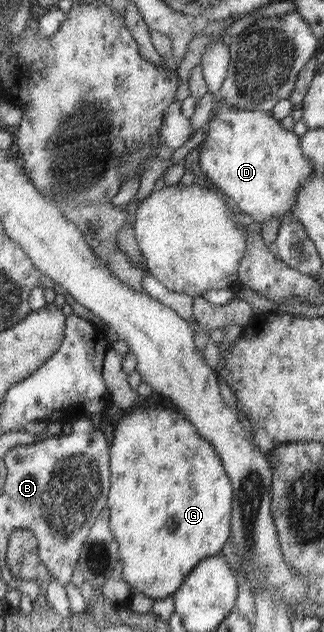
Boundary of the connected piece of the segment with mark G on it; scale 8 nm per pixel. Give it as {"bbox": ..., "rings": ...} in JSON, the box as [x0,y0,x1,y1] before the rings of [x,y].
{"bbox":[109,402,233,599],"rings":[[[144,402],[123,411],[115,430],[113,431],[113,493],[109,493],[109,511],[113,513],[113,533],[117,533],[117,541],[120,542],[120,556],[123,565],[123,578],[132,587],[133,592],[144,593],[153,599],[161,599],[172,596],[179,591],[181,584],[191,575],[193,568],[208,557],[219,555],[230,539],[231,514],[233,503],[233,488],[228,472],[215,447],[199,431],[196,426],[186,418],[178,409],[165,406],[156,407],[153,404],[145,405]]]}

